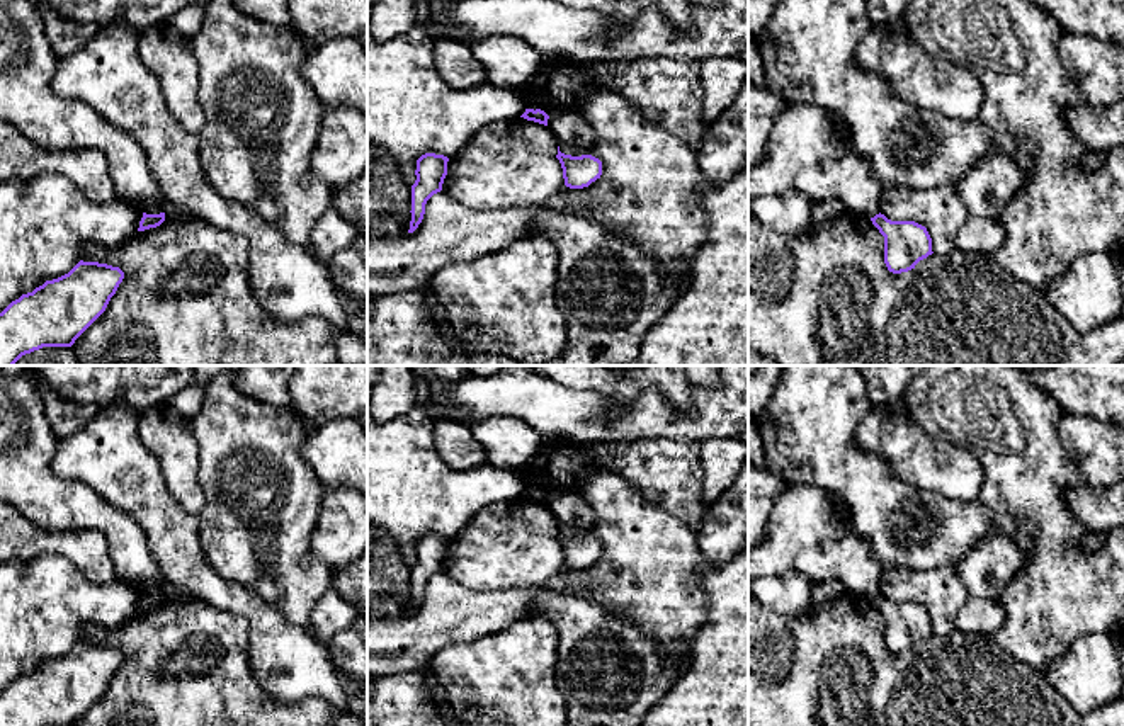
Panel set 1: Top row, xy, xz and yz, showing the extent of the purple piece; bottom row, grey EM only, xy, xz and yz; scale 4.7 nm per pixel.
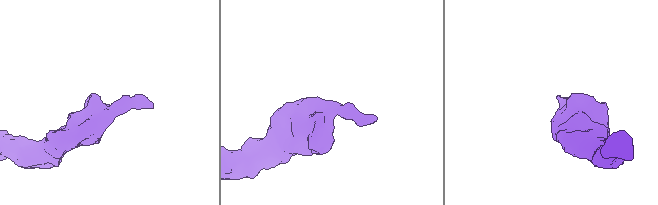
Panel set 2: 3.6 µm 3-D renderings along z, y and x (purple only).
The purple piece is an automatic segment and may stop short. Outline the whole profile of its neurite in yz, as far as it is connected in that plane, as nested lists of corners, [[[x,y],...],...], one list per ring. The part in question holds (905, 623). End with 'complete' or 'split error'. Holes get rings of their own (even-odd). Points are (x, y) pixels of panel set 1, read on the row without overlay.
[[[881,593],[871,602],[884,617],[884,644],[889,653],[908,653],[934,634],[932,619],[925,607],[915,602],[891,602]]]; complete

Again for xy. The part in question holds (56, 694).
[[[80,641],[68,655],[22,675],[0,694],[0,726],[73,726],[105,692],[122,660],[119,648]]]; complete

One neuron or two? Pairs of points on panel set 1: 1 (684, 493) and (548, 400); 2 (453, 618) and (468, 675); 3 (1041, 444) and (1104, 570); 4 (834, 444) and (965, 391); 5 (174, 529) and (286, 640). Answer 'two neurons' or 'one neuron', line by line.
1: two neurons
2: two neurons
3: one neuron
4: two neurons
5: one neuron

